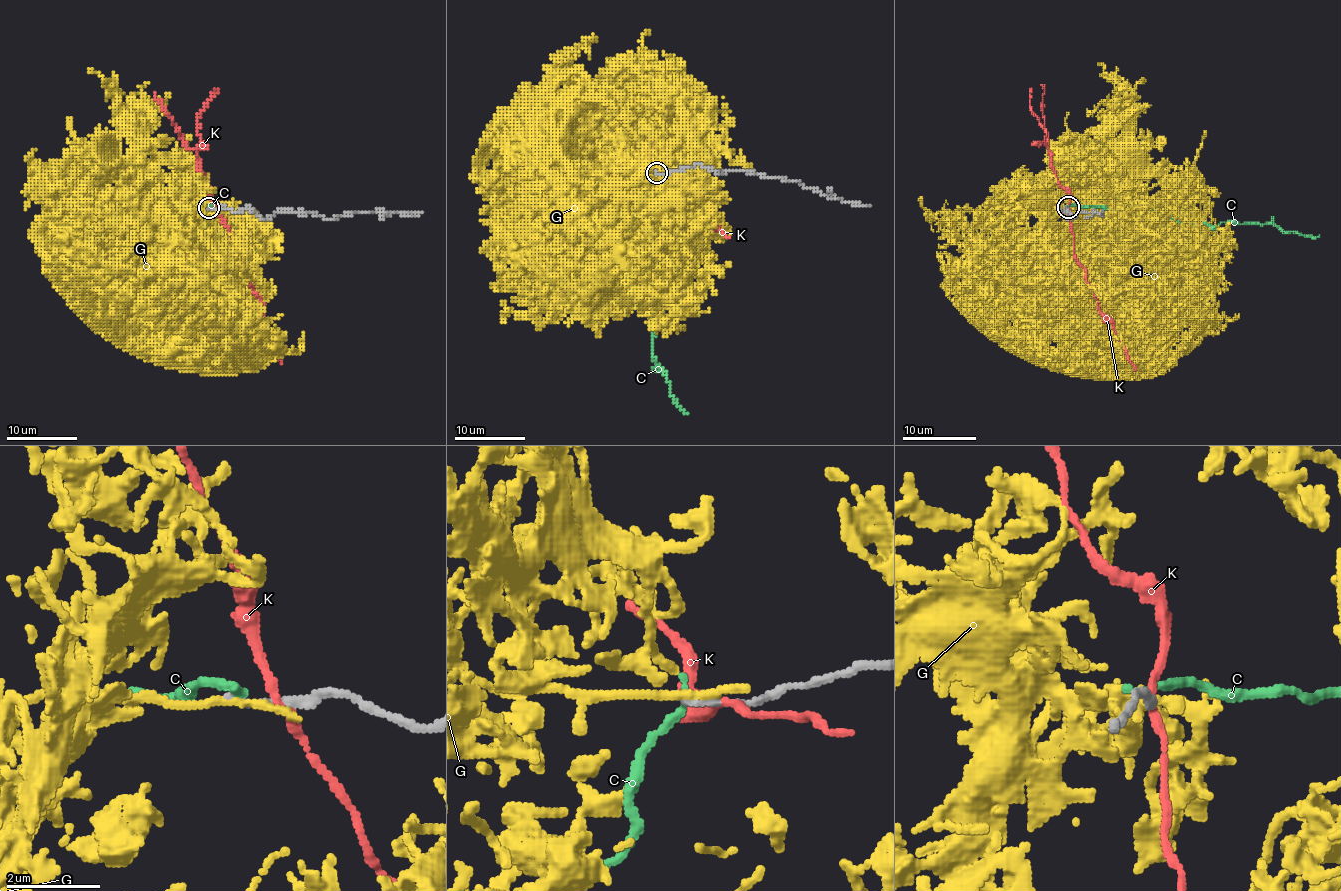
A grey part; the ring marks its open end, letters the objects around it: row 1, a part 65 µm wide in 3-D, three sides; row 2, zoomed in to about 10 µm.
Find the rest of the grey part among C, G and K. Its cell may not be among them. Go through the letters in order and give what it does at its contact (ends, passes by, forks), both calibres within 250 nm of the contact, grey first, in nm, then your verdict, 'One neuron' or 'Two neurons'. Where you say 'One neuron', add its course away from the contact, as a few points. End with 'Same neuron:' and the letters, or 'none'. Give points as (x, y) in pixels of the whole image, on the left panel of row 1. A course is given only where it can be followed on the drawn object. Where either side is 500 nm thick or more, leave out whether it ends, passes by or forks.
C: It ends there. Thickness 140 nm (grey) against 190 nm. Two neurons
G: It ends there. Thickness 150 nm (grey) against 240 nm. Two neurons
K: It passes by. Thickness 190 nm (grey) against 180 nm. Two neurons
Same neuron: none

